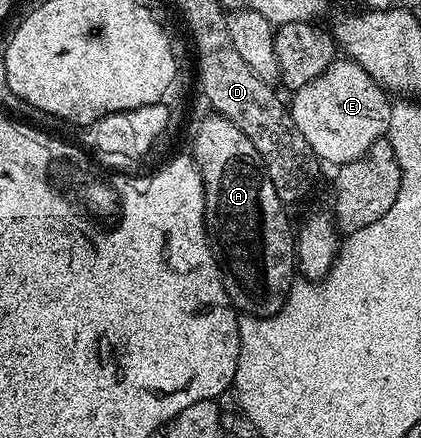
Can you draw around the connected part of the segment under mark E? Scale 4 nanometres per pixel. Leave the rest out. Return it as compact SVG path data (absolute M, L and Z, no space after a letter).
M344 56L338 57L326 70L303 88L292 91L293 102L288 103L289 114L295 120L295 128L303 132L303 140L311 144L322 163L333 162L334 167L347 164L351 160L361 158L381 138L389 133L391 120L391 98L377 81L364 70L358 62Z

